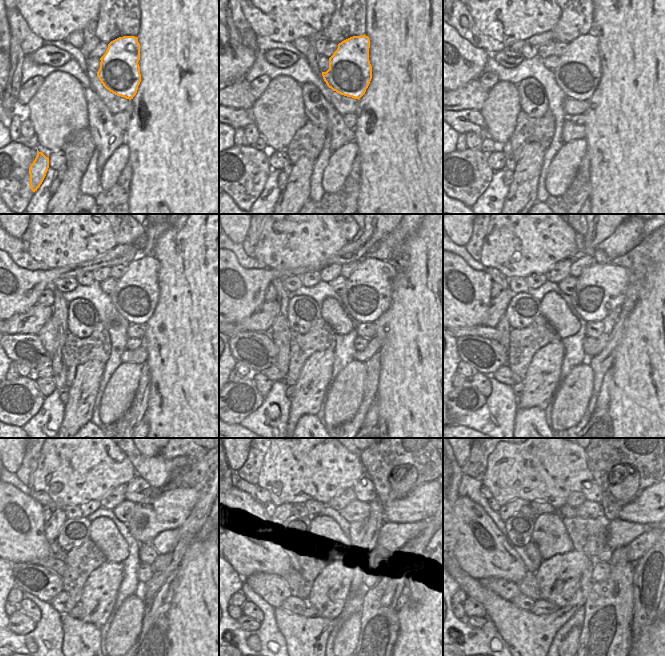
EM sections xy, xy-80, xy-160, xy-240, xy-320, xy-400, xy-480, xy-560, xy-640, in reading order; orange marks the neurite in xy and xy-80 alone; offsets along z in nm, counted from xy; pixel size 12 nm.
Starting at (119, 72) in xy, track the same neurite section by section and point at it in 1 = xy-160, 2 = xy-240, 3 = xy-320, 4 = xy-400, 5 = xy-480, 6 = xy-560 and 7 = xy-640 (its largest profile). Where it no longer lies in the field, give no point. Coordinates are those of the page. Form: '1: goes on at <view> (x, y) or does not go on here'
1: goes on at xy-160 (578, 74)
2: goes on at xy-240 (135, 297)
3: goes on at xy-320 (368, 294)
4: goes on at xy-400 (601, 288)
5: goes on at xy-480 (152, 516)
6: goes on at xy-560 (421, 503)
7: goes on at xy-640 (646, 508)

